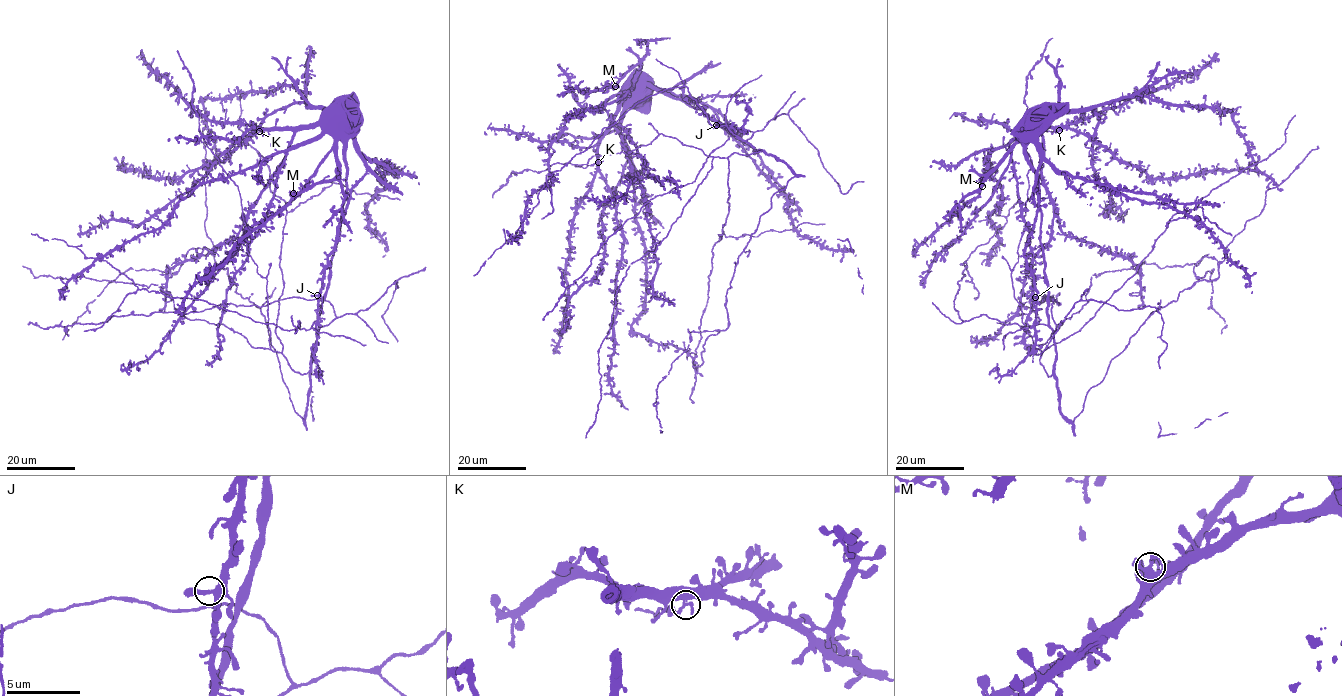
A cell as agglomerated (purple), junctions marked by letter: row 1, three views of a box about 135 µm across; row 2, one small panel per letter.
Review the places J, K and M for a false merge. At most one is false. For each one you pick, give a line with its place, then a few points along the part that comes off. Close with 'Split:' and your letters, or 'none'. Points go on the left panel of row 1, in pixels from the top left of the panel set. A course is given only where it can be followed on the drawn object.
K: place (259, 131); course (259, 131), (232, 139)
Split: K

